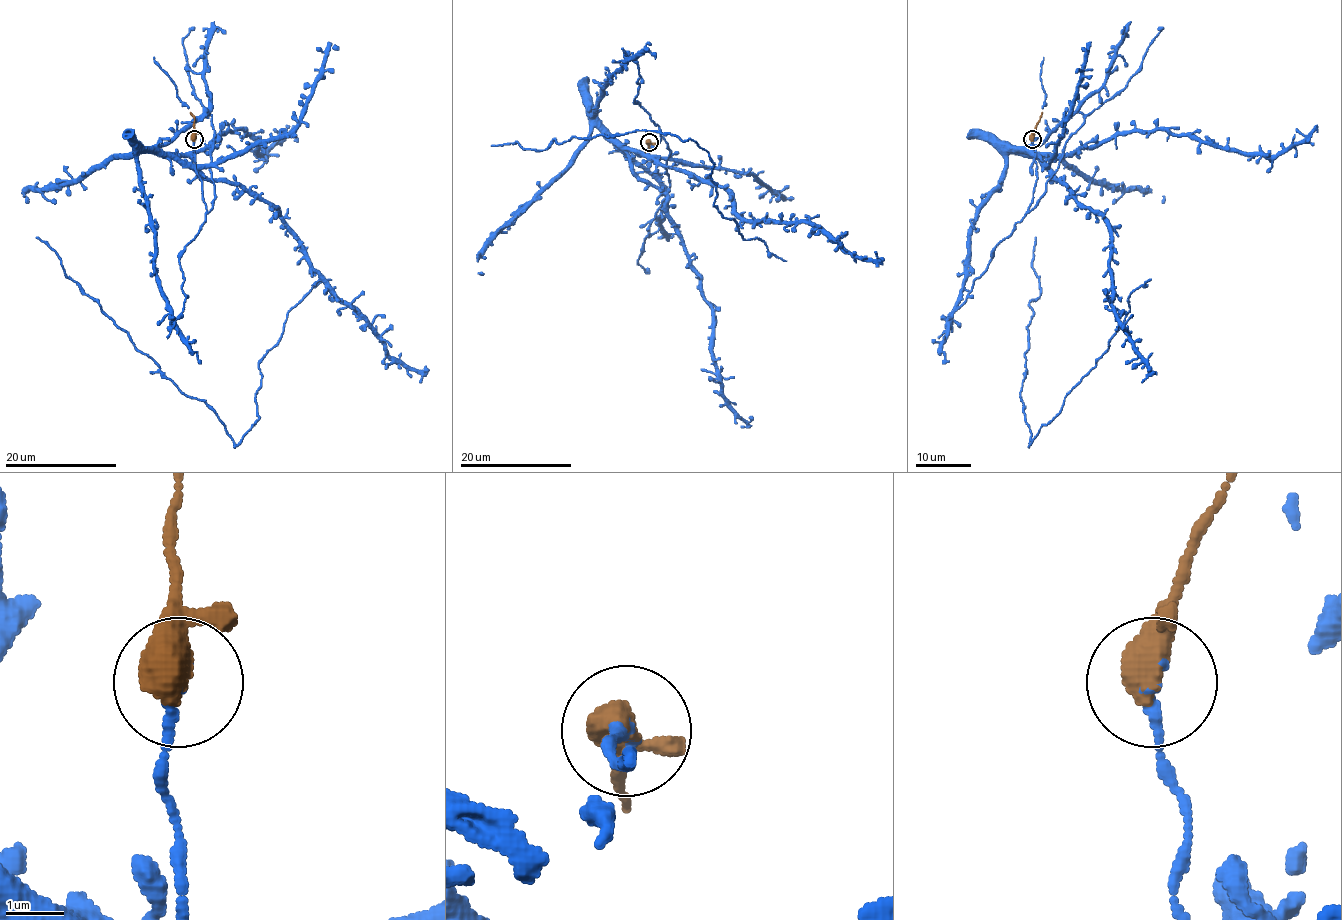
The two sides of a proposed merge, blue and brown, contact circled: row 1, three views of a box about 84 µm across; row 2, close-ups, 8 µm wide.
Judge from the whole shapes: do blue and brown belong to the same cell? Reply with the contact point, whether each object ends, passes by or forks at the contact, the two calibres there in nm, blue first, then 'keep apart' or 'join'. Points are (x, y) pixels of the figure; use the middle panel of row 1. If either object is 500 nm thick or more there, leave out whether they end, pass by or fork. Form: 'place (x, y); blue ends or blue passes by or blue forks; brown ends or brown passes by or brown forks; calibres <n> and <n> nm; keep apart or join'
place (649, 142); calibres 170 and 650 nm; join

